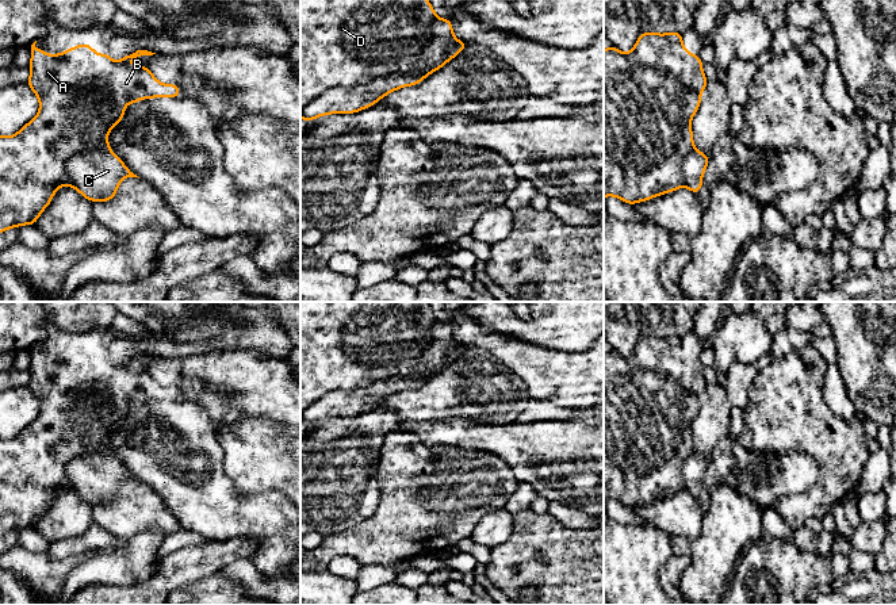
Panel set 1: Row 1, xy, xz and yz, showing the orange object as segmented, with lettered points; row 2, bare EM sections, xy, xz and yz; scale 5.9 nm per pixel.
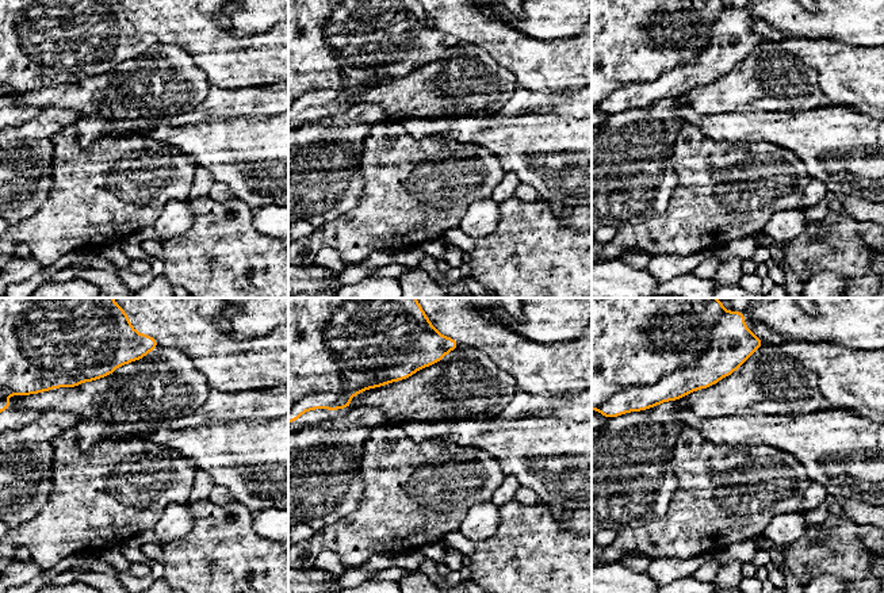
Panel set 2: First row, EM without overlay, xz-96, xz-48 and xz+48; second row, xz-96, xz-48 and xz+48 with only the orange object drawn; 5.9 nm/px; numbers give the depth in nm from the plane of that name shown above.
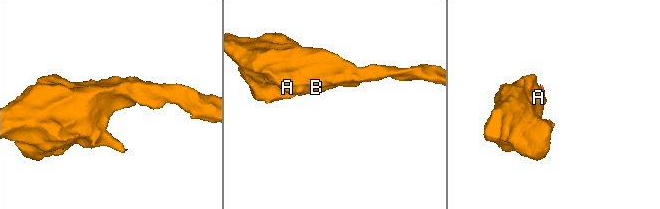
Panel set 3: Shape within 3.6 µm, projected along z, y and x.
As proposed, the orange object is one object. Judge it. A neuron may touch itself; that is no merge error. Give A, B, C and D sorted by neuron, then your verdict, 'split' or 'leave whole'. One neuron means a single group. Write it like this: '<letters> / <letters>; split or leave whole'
A B D / C; split

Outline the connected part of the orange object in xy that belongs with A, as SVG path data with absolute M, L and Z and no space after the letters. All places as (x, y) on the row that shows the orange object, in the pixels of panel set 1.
M83 43L60 54L46 54L31 45L30 79L26 83L39 100L37 116L11 137L0 135L0 233L11 227L35 225L42 211L50 204L55 191L69 184L66 162L79 153L112 153L107 142L110 131L123 119L125 107L141 99L180 97L176 84L160 83L146 66L133 66L129 60L153 55L137 50L115 62L108 53L97 54L91 45Z

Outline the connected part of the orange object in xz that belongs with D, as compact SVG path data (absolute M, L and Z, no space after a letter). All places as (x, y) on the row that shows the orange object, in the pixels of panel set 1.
M300 0L300 112L333 88L357 88L384 76L414 74L437 18L428 0Z

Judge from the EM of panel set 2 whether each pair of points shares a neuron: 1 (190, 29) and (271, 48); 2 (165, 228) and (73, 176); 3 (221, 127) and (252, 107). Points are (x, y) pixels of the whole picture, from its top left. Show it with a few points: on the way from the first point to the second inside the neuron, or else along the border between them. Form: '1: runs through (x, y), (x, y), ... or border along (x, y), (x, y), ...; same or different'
1: runs through (210, 45), (218, 53), (251, 53); same
2: border along (175, 198), (164, 206), (152, 225); different
3: border along (271, 115), (217, 115), (207, 119); different

